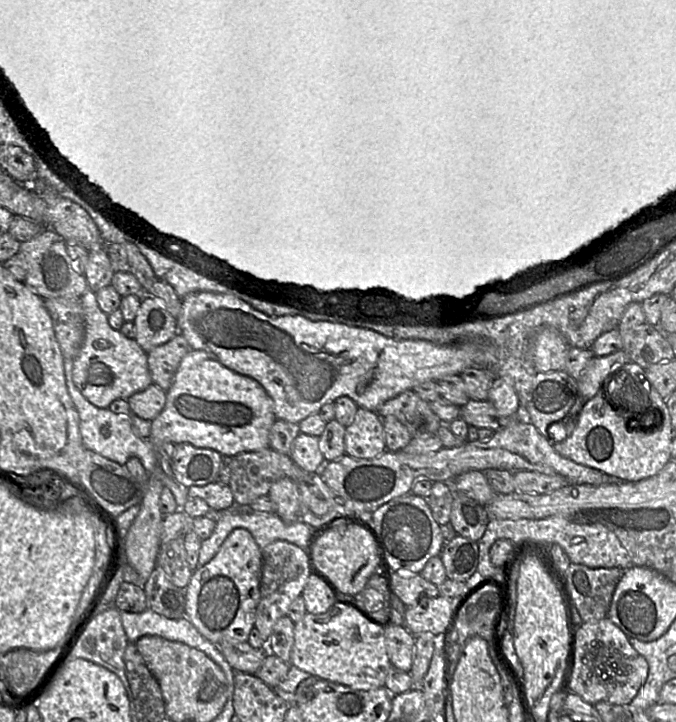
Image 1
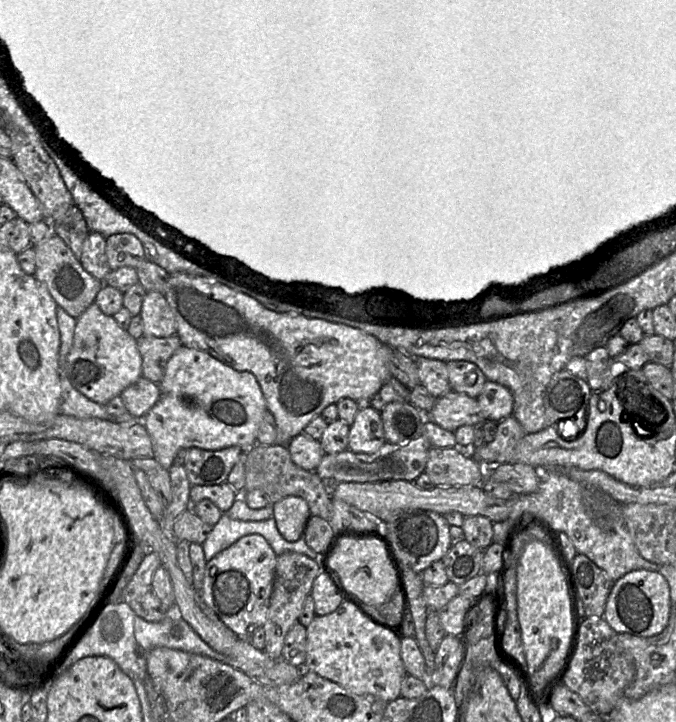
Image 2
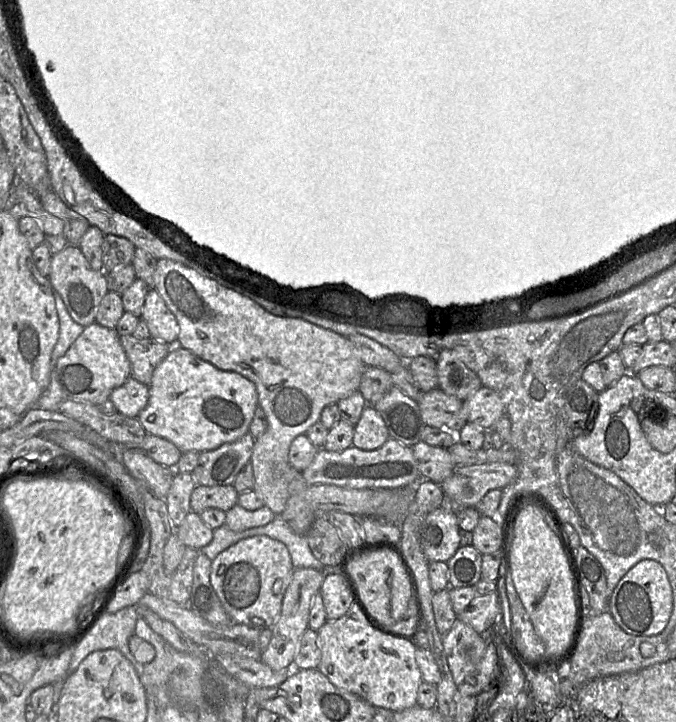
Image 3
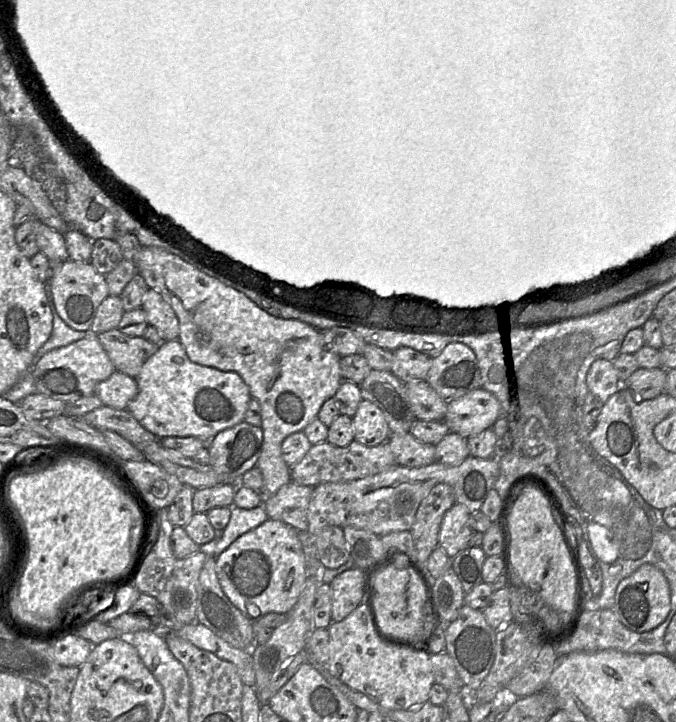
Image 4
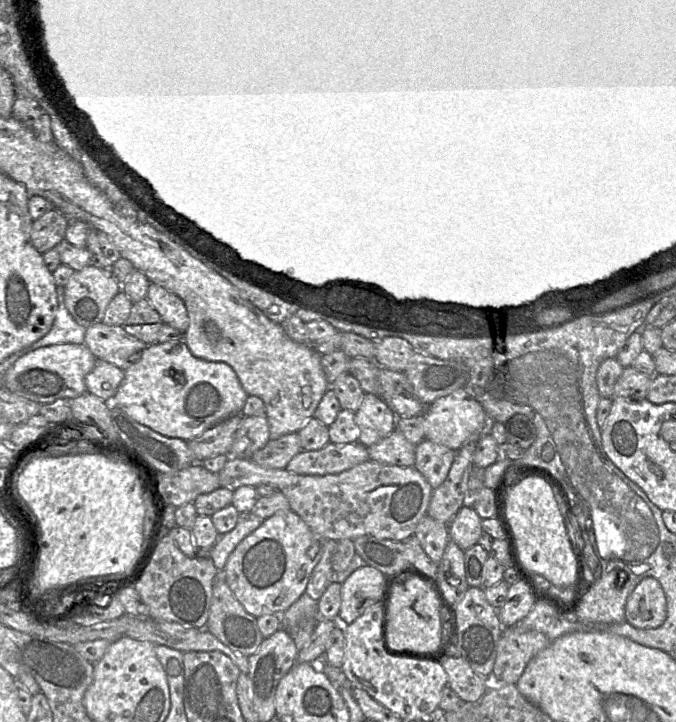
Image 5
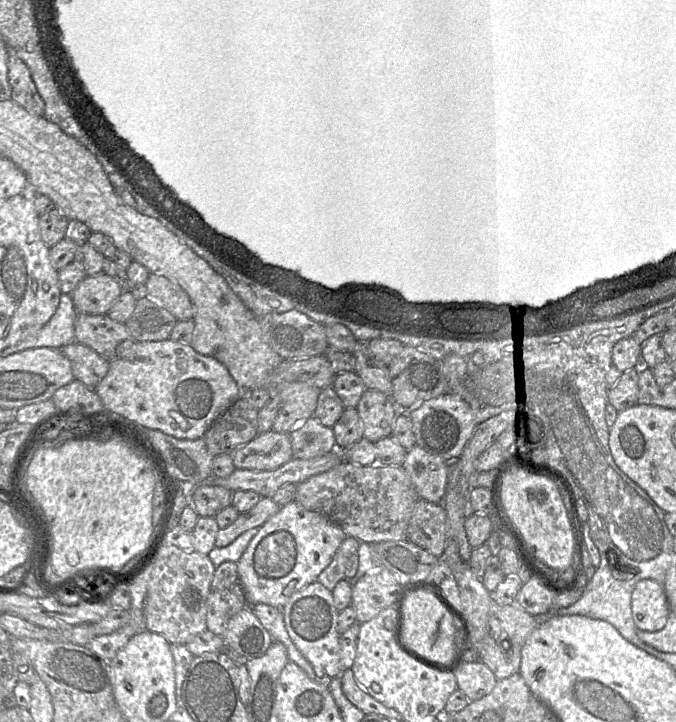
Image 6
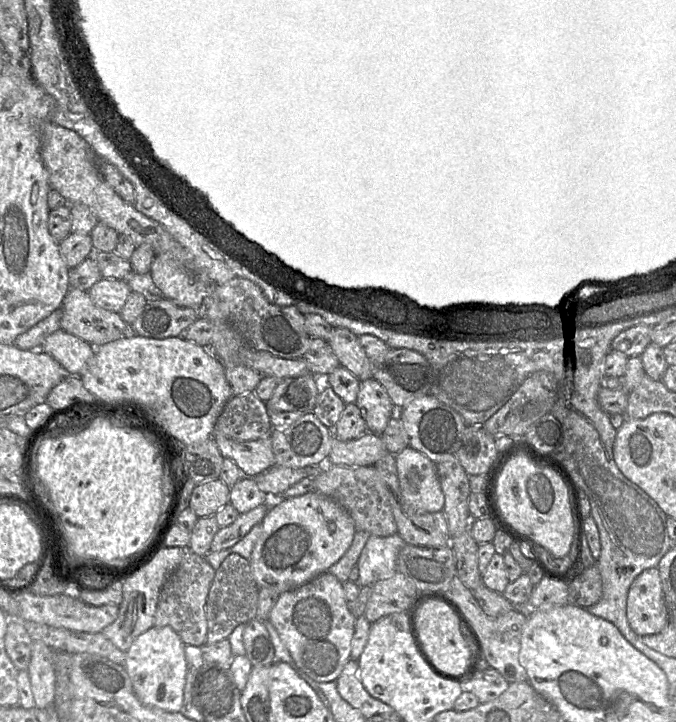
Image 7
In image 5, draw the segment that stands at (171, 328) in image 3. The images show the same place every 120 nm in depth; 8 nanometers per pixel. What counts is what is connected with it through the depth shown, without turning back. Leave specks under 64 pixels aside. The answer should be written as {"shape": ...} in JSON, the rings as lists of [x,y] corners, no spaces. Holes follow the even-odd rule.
{"shape":[[[150,283],[146,299],[159,313],[165,324],[181,332],[187,330],[189,317],[181,298],[159,284]]]}

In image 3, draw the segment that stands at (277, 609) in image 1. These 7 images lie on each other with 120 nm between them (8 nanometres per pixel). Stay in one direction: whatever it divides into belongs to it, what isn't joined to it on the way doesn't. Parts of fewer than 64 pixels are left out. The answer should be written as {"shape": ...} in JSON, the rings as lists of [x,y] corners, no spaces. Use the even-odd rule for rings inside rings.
{"shape":[[[304,567],[294,568],[291,582],[282,600],[281,612],[270,628],[272,637],[260,657],[260,660],[272,670],[279,671],[293,664],[294,658],[299,651],[301,637],[309,627],[308,617],[313,597],[320,590],[322,582],[322,570]]]}

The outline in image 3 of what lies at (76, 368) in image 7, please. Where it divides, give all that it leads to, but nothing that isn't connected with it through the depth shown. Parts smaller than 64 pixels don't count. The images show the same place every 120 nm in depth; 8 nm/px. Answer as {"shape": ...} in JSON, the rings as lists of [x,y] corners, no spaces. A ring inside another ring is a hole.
{"shape":[[[129,377],[120,387],[111,392],[109,399],[118,413],[137,417],[148,403],[149,386]]]}

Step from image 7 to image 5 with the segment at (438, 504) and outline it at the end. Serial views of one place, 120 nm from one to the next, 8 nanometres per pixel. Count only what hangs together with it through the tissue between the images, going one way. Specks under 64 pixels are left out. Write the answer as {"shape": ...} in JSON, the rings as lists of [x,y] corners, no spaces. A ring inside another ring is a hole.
{"shape":[[[423,440],[416,445],[414,467],[436,489],[448,476],[455,455],[456,451],[446,446]]]}

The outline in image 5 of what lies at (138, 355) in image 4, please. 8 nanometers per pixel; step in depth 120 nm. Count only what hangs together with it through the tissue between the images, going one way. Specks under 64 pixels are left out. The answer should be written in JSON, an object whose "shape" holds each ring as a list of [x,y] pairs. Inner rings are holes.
{"shape":[[[103,322],[86,328],[84,344],[96,359],[111,363],[120,369],[129,365],[129,357],[142,352],[148,345],[127,333],[123,326],[110,326]]]}

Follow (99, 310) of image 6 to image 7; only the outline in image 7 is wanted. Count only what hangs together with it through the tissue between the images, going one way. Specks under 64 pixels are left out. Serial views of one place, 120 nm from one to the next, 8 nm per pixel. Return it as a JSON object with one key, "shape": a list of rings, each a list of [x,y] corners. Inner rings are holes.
{"shape":[[[101,278],[88,291],[92,302],[105,310],[119,313],[131,290],[125,280]]]}

